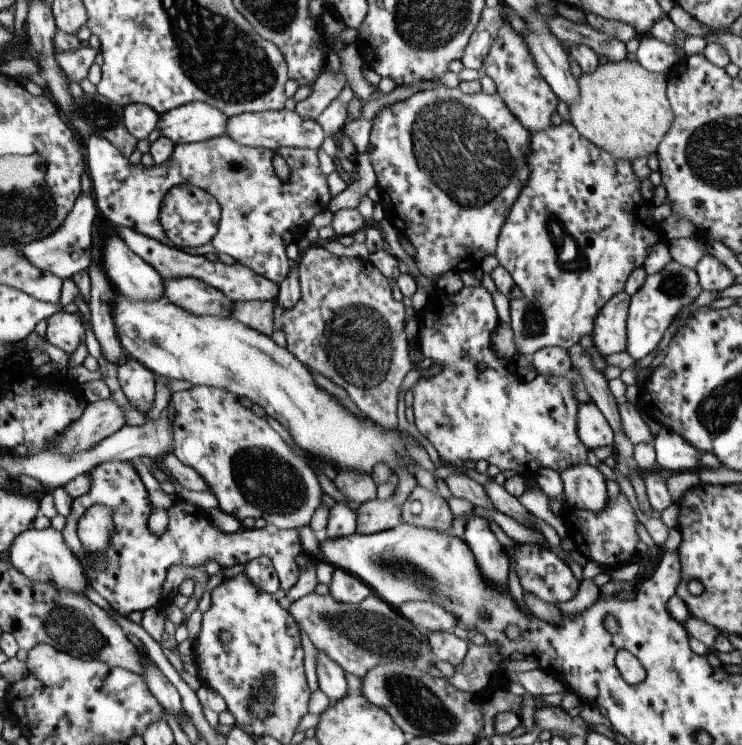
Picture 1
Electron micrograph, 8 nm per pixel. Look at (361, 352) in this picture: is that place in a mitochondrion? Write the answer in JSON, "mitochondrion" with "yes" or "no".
{"mitochondrion":"yes"}

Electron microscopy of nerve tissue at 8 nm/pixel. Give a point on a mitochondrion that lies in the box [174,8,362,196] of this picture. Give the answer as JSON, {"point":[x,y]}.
{"point":[238,166]}

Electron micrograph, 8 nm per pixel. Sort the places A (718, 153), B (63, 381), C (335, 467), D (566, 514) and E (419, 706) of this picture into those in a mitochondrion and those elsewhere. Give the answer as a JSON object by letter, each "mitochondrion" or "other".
{"A":"mitochondrion","B":"other","C":"other","D":"other","E":"mitochondrion"}

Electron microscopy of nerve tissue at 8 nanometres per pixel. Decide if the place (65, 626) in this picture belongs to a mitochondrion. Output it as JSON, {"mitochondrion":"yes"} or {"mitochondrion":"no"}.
{"mitochondrion":"yes"}

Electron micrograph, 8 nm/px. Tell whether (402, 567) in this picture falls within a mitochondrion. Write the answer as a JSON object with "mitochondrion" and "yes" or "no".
{"mitochondrion":"yes"}

